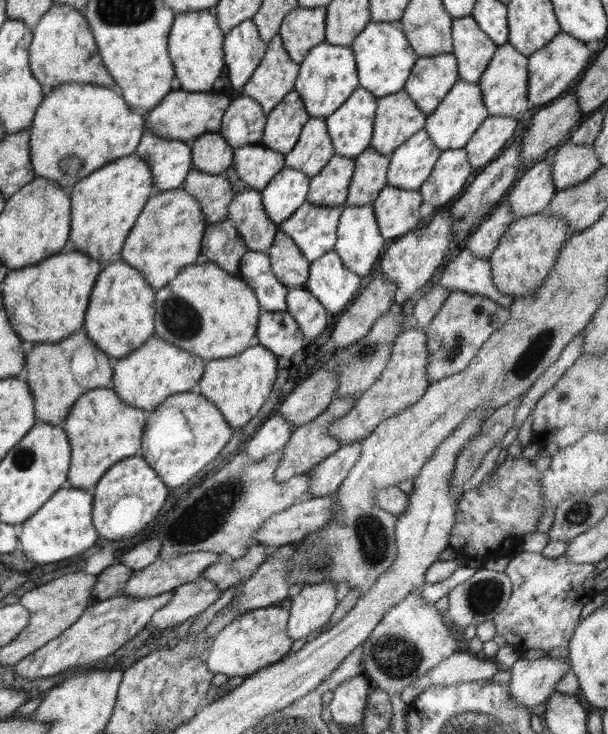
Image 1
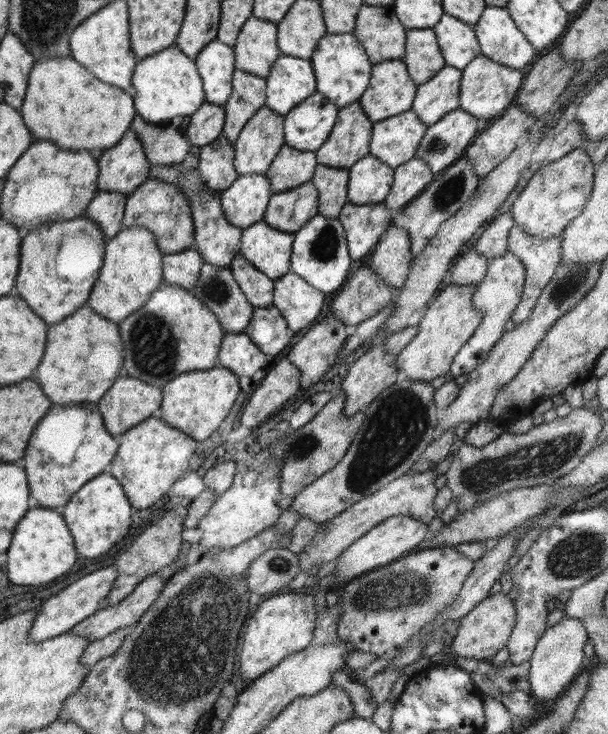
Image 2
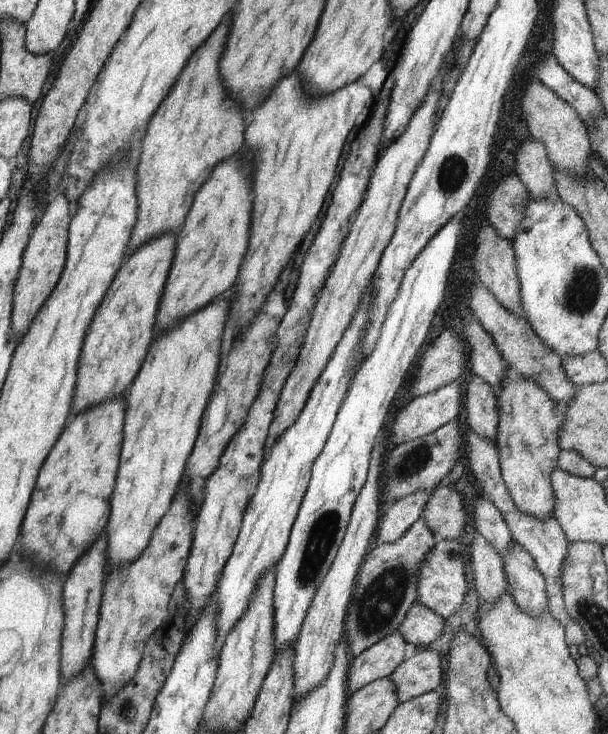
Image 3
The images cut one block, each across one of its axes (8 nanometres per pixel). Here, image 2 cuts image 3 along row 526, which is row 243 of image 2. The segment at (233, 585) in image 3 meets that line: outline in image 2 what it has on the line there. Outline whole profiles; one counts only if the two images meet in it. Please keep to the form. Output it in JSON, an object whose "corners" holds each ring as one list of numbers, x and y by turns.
{"corners":[[258,221,242,229,239,255,274,281,289,271,294,237]]}

